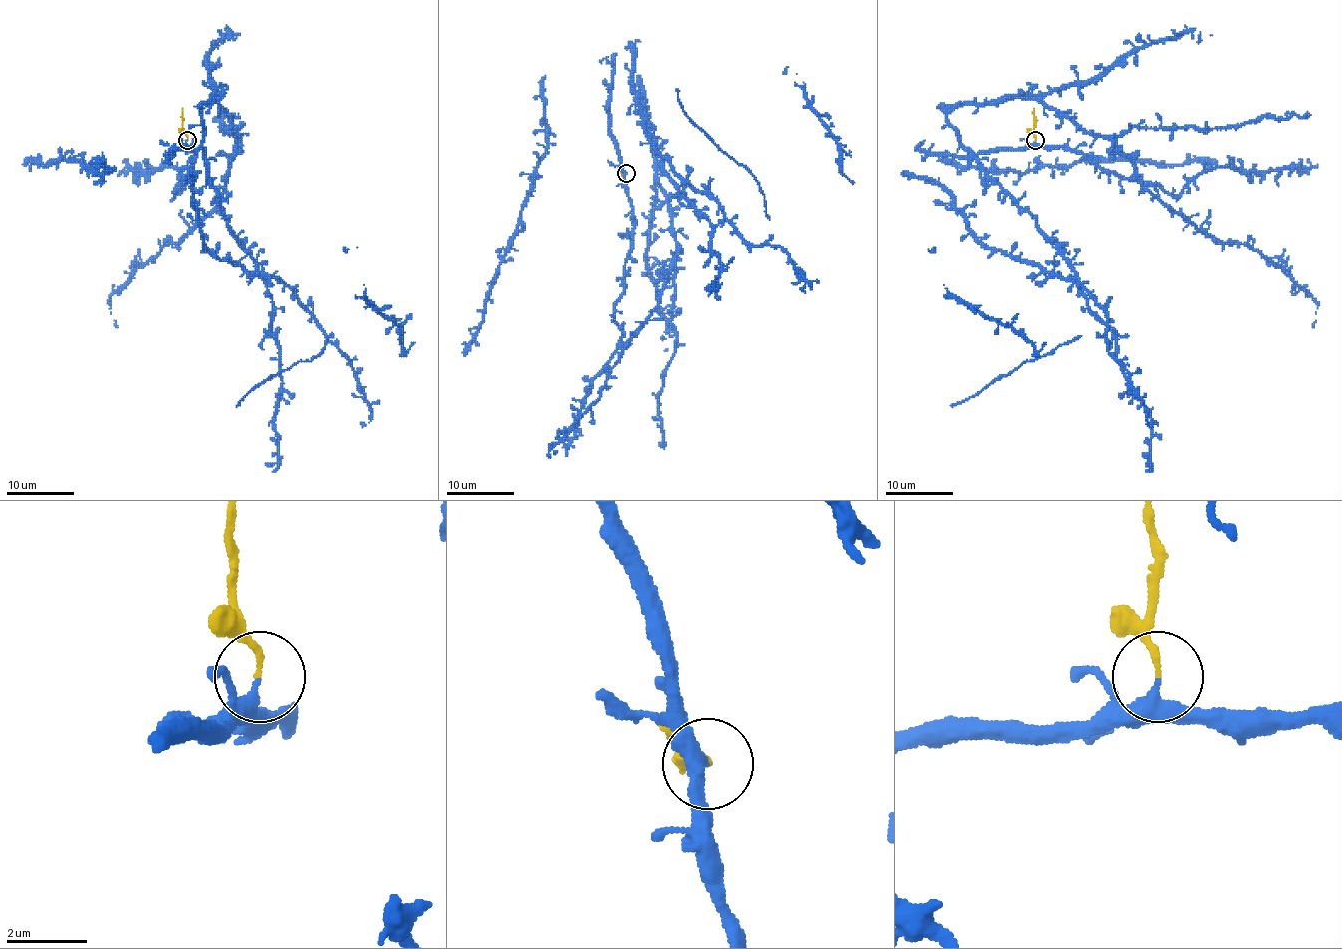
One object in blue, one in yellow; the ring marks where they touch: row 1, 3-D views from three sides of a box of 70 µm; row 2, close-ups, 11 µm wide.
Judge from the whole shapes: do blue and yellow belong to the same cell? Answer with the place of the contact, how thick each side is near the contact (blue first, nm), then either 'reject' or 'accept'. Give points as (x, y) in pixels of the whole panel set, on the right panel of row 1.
(1035, 140) | 240/140 nm | reject

